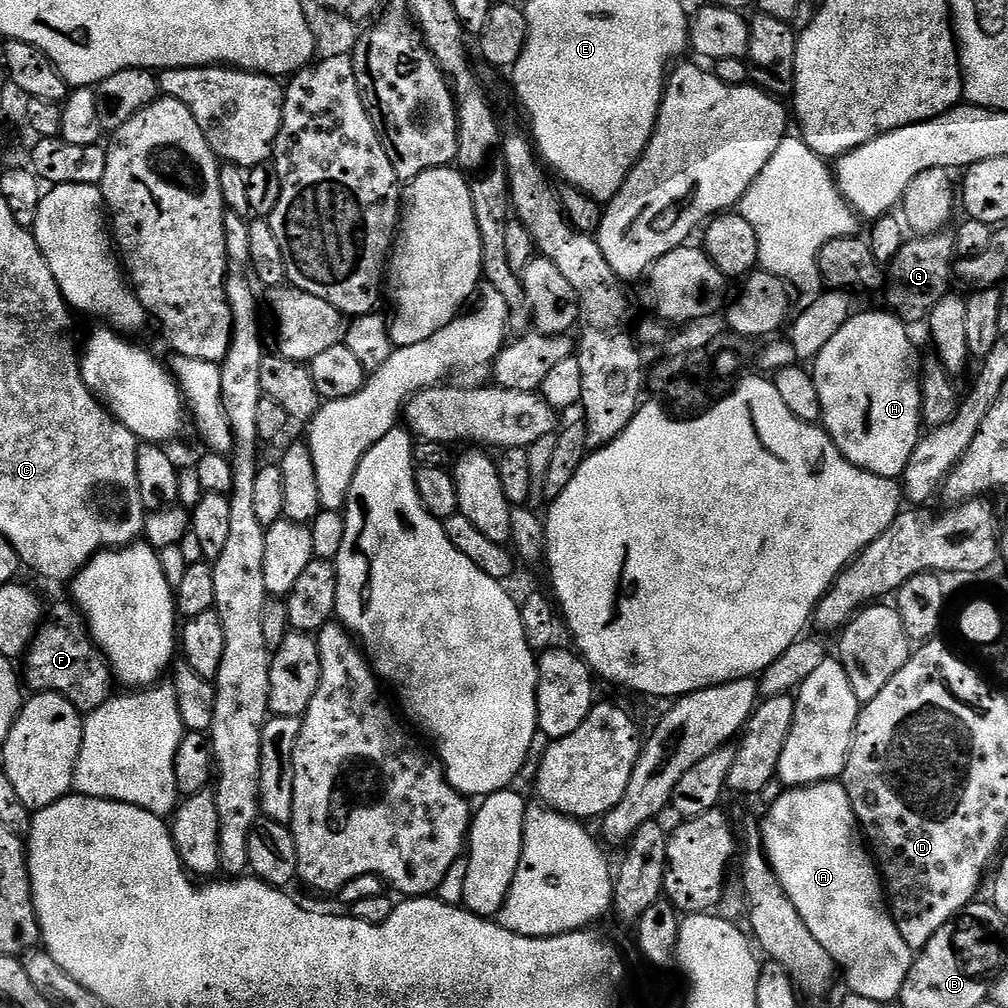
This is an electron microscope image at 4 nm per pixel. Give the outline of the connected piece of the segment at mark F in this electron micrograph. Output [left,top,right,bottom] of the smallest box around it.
[22,603,114,714]

